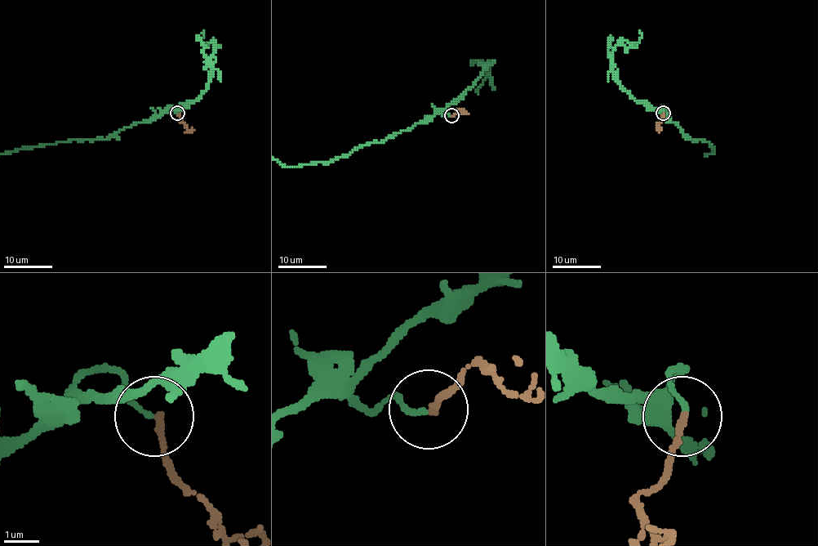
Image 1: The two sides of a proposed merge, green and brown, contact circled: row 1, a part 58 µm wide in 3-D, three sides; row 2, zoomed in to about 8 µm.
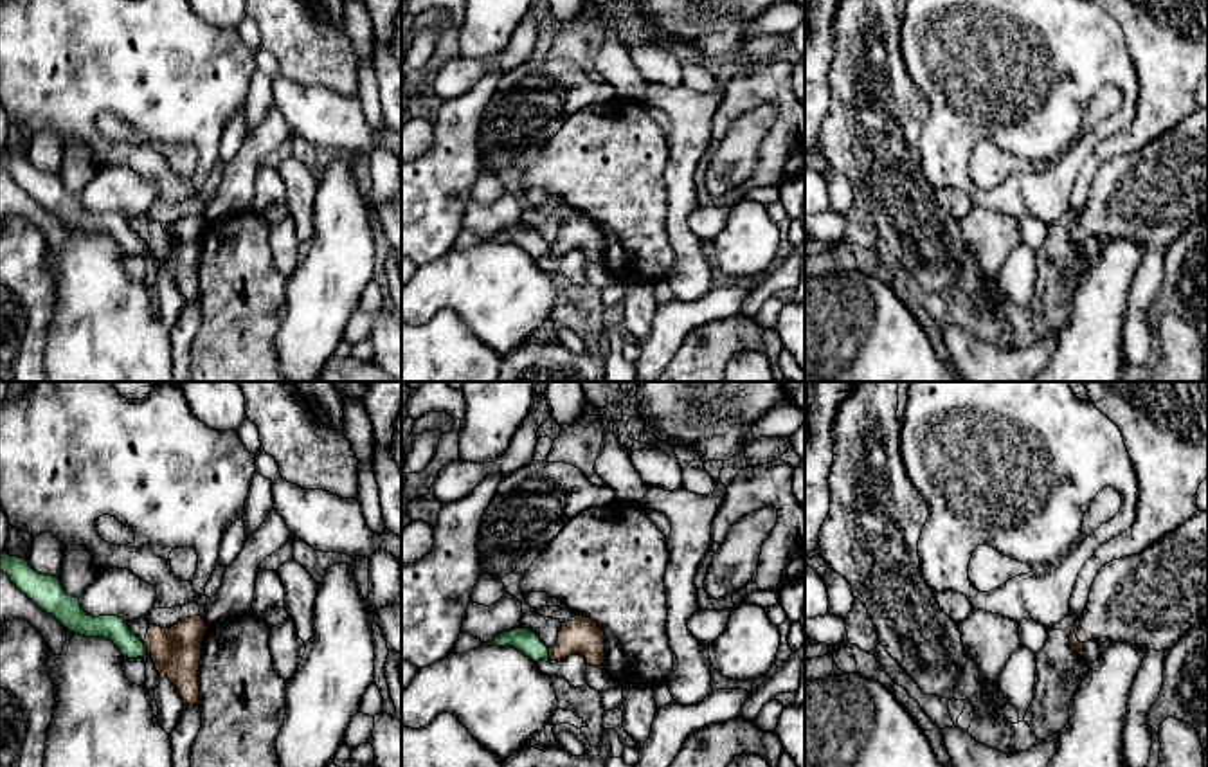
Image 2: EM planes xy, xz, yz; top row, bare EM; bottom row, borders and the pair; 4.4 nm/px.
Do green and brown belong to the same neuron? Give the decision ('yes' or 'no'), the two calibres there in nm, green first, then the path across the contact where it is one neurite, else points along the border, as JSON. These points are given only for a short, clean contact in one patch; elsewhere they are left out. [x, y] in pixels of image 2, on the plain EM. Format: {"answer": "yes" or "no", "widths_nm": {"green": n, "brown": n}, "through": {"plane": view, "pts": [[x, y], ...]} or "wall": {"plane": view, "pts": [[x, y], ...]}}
{"answer": "no", "widths_nm": {"green": 120, "brown": 220}, "wall": {"plane": "xy", "pts": [[143, 238], [148, 249]]}}

